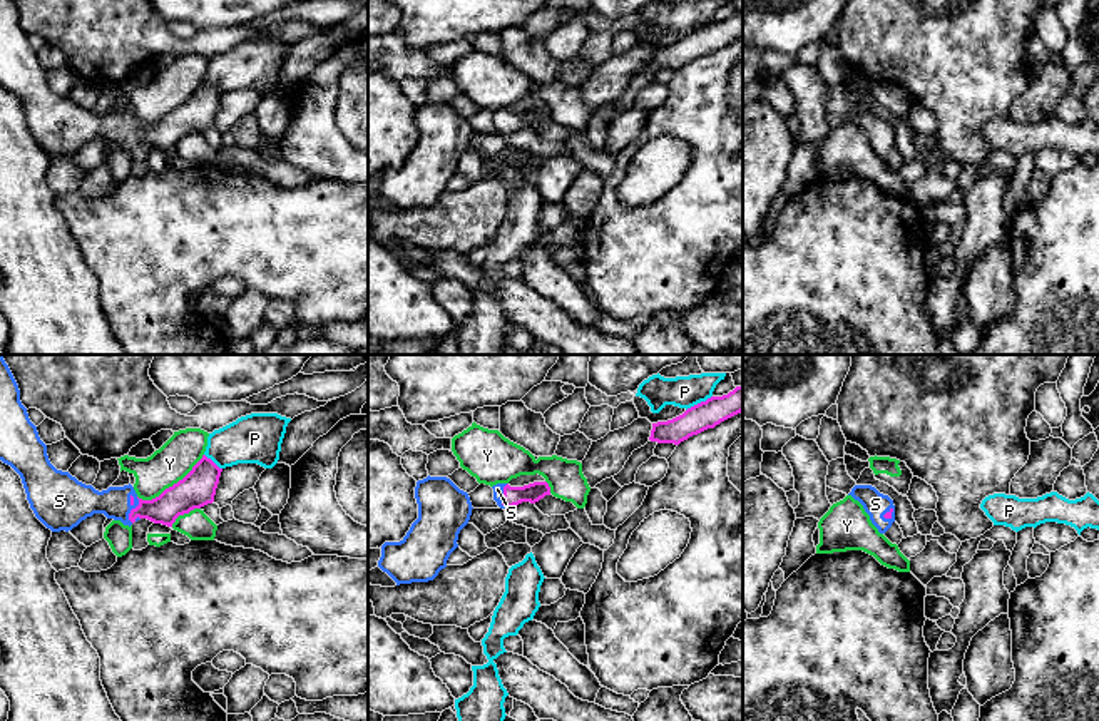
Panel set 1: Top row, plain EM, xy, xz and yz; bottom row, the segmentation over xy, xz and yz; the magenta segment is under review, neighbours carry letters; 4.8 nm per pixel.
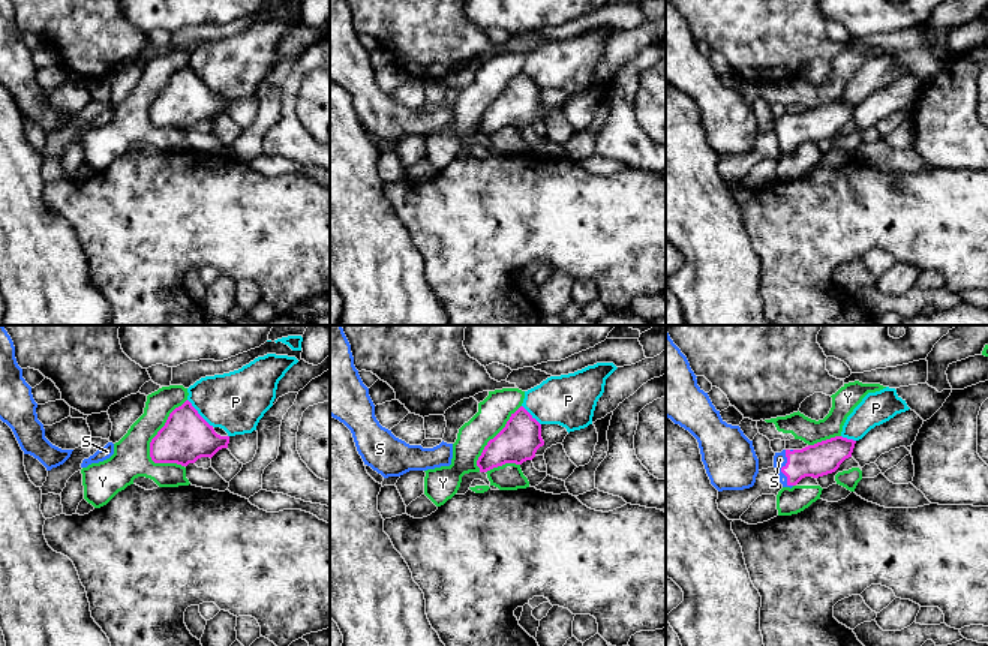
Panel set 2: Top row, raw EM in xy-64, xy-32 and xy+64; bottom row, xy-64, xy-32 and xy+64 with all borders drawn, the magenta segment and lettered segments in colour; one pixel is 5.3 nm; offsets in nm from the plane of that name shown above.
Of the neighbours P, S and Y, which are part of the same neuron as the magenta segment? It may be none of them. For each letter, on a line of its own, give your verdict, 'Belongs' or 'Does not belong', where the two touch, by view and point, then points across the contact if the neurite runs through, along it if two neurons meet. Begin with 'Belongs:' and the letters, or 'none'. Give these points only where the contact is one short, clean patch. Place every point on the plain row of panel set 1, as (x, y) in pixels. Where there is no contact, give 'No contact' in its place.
Belongs: S
P: Does not belong. Touches magenta at xz (698, 29)
S: Belongs. Touches magenta at xy (132, 134). Path across: xy (183, 122), (164, 134), (132, 134), (119, 127), (82, 126)
Y: Does not belong. Touches magenta at xy (173, 111)

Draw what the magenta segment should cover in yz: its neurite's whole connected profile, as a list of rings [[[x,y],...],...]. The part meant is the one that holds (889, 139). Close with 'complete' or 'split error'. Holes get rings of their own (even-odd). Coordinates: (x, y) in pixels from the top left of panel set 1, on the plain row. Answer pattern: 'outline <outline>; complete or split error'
outline [[[855,110],[848,120],[863,130],[880,159],[885,159],[895,147],[893,125],[888,120],[880,119],[875,112]]]; split error

